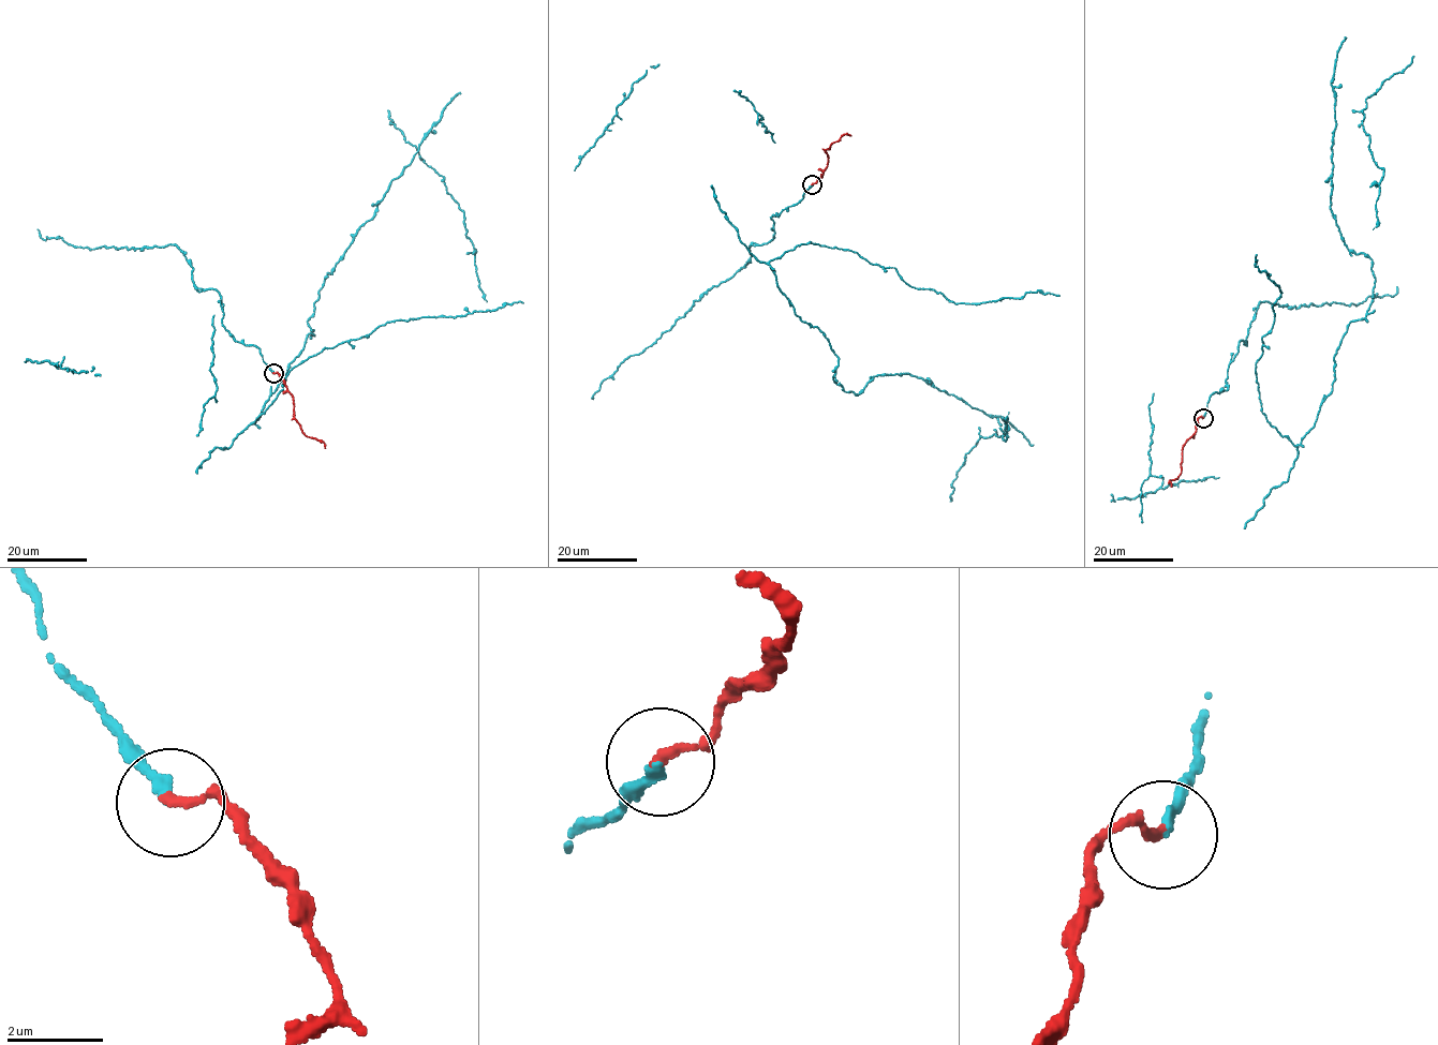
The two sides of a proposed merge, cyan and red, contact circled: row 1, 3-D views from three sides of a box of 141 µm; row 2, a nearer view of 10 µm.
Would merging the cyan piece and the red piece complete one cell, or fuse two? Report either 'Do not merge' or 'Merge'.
Merge

